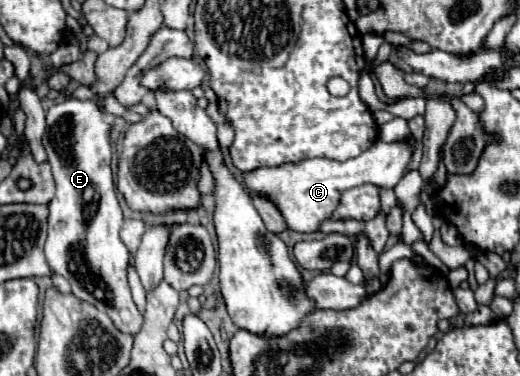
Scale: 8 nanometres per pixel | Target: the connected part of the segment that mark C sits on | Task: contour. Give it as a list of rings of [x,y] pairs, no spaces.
[[[376,141],[370,149],[362,151],[358,157],[348,159],[344,163],[336,163],[330,159],[308,159],[304,163],[296,163],[296,165],[284,165],[284,167],[264,167],[264,169],[256,169],[250,173],[244,173],[244,181],[246,181],[246,189],[252,195],[252,191],[264,191],[264,195],[272,195],[272,199],[276,199],[276,205],[280,207],[280,211],[284,211],[284,219],[288,223],[288,227],[292,231],[298,233],[314,233],[320,229],[320,225],[328,219],[332,219],[336,207],[340,205],[340,197],[346,189],[352,187],[360,187],[364,183],[372,183],[376,187],[388,187],[394,189],[394,185],[398,183],[398,179],[402,177],[406,165],[410,163],[414,153],[414,141],[410,143],[384,143],[384,141]]]

